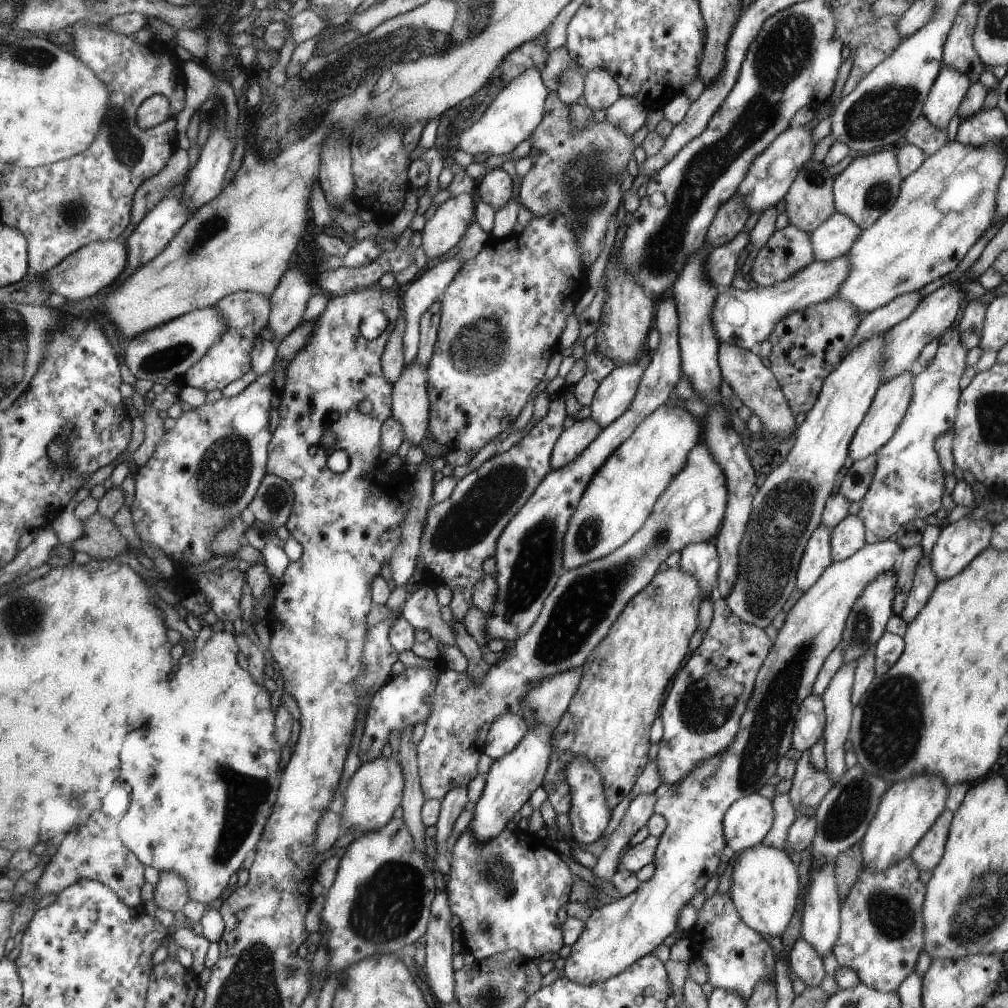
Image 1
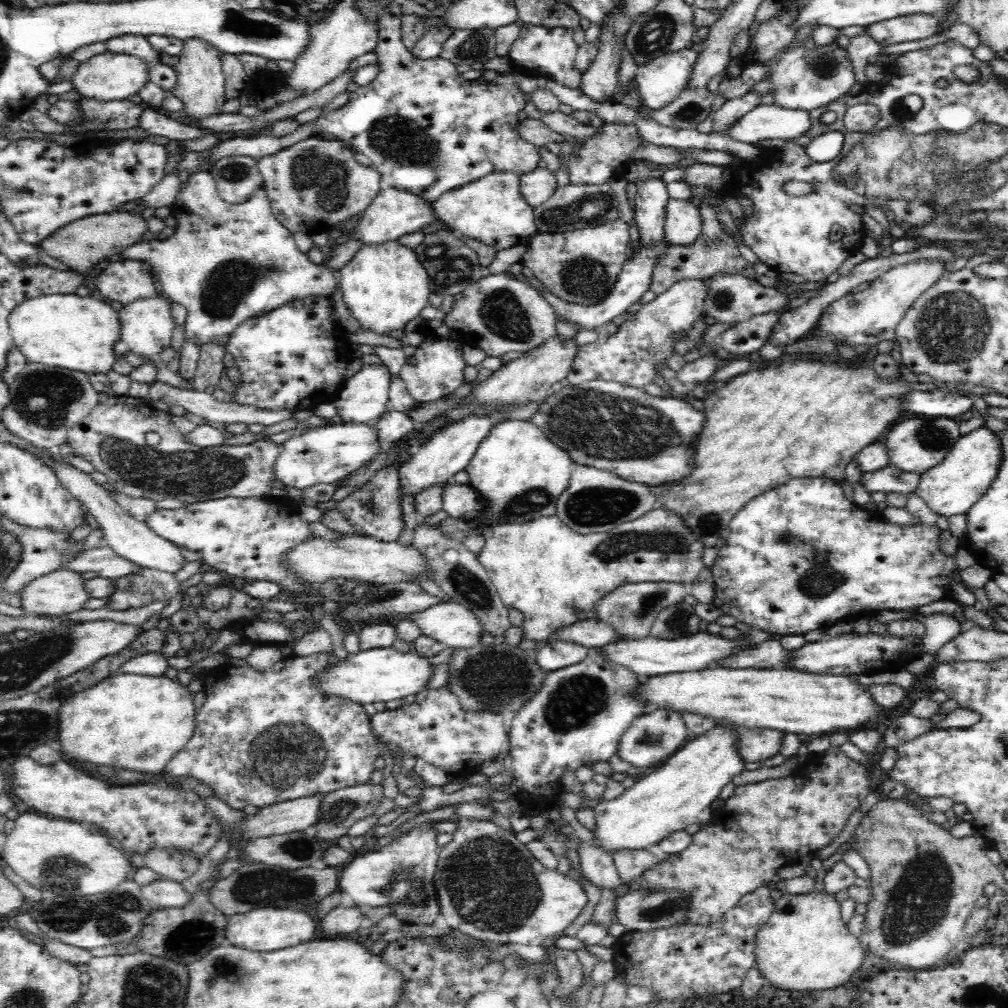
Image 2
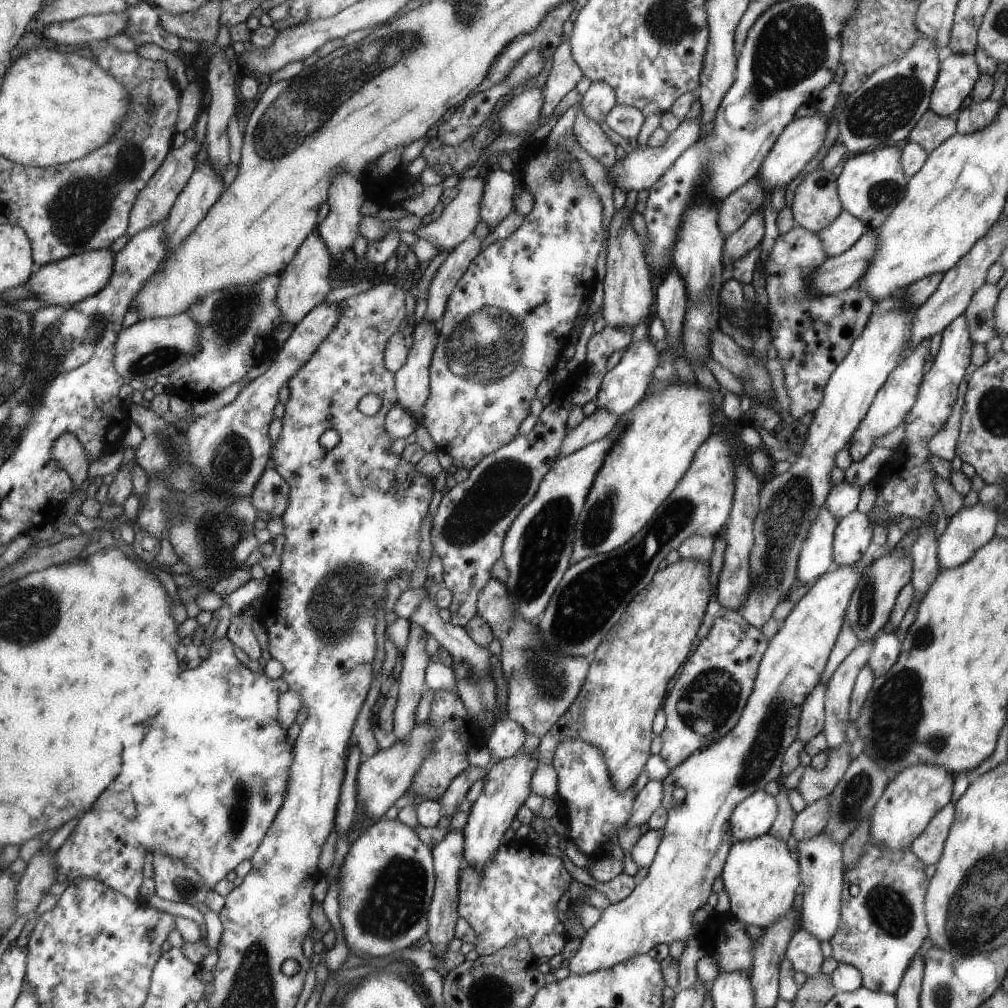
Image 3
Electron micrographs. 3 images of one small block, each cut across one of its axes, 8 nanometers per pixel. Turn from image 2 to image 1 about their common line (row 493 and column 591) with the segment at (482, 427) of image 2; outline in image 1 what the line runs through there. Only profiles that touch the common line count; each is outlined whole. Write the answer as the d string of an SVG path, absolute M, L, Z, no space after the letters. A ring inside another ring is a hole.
M641 354L641 360L639 362L629 362L625 366L615 366L597 386L595 394L590 402L589 406L589 418L599 426L599 428L605 428L620 417L629 406L632 405L633 397L636 396L637 389L640 388L640 381L644 376L645 369L648 368L648 358L643 360L643 354Z

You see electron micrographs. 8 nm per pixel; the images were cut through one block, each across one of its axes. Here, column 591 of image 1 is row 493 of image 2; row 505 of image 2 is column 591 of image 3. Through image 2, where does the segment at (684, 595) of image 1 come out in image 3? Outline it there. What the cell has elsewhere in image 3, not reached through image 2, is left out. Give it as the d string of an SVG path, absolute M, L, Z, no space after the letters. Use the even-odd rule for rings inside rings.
M679 558L661 570L656 570L649 584L628 602L620 620L608 630L607 636L593 650L593 653L586 656L589 660L588 678L579 696L569 705L567 712L560 717L560 720L548 730L548 733L540 738L534 749L537 752L538 764L553 766L551 756L555 746L563 738L581 738L583 742L592 743L604 752L610 777L618 789L625 790L631 786L631 782L634 782L639 772L643 770L645 760L651 756L649 754L651 720L659 710L661 702L664 702L665 686L671 684L669 680L675 676L683 660L686 660L693 644L693 636L705 612L707 590L709 590L705 564L707 562Z

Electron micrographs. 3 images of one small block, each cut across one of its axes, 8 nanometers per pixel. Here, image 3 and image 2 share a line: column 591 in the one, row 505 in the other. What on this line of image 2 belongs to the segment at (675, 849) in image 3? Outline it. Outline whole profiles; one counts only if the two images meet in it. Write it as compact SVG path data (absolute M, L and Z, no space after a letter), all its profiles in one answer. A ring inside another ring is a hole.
M974 430L959 436L940 464L920 473L918 484L911 493L916 494L940 518L965 514L995 480L1001 460L1002 445L998 438L994 442L992 432Z

